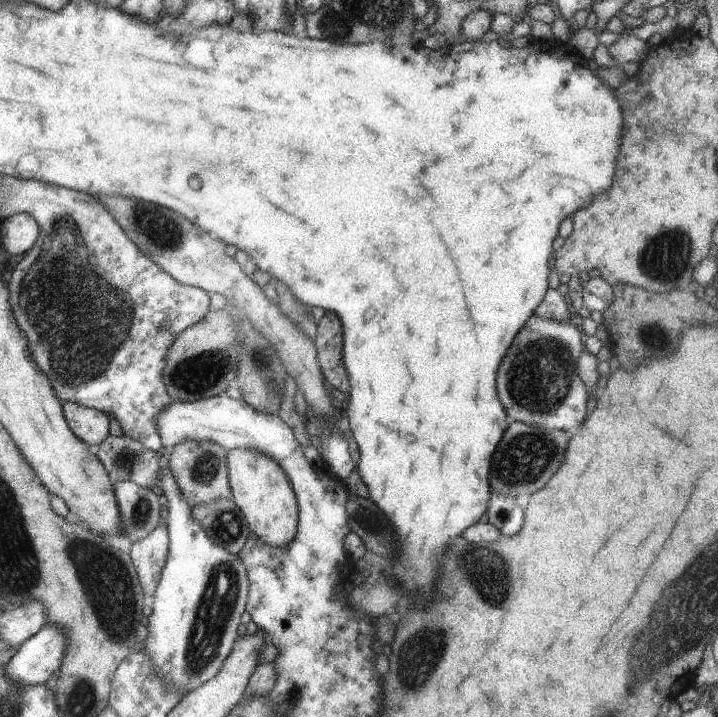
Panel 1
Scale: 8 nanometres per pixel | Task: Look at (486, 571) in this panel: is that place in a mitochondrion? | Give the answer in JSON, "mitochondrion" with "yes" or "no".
{"mitochondrion":"yes"}

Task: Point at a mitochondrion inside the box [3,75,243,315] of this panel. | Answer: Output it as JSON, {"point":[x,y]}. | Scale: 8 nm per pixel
{"point":[162,232]}

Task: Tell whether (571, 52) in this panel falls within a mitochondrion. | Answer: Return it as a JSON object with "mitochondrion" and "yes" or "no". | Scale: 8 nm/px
{"mitochondrion":"no"}

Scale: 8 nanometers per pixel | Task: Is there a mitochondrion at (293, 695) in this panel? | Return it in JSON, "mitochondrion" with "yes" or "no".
{"mitochondrion":"yes"}

